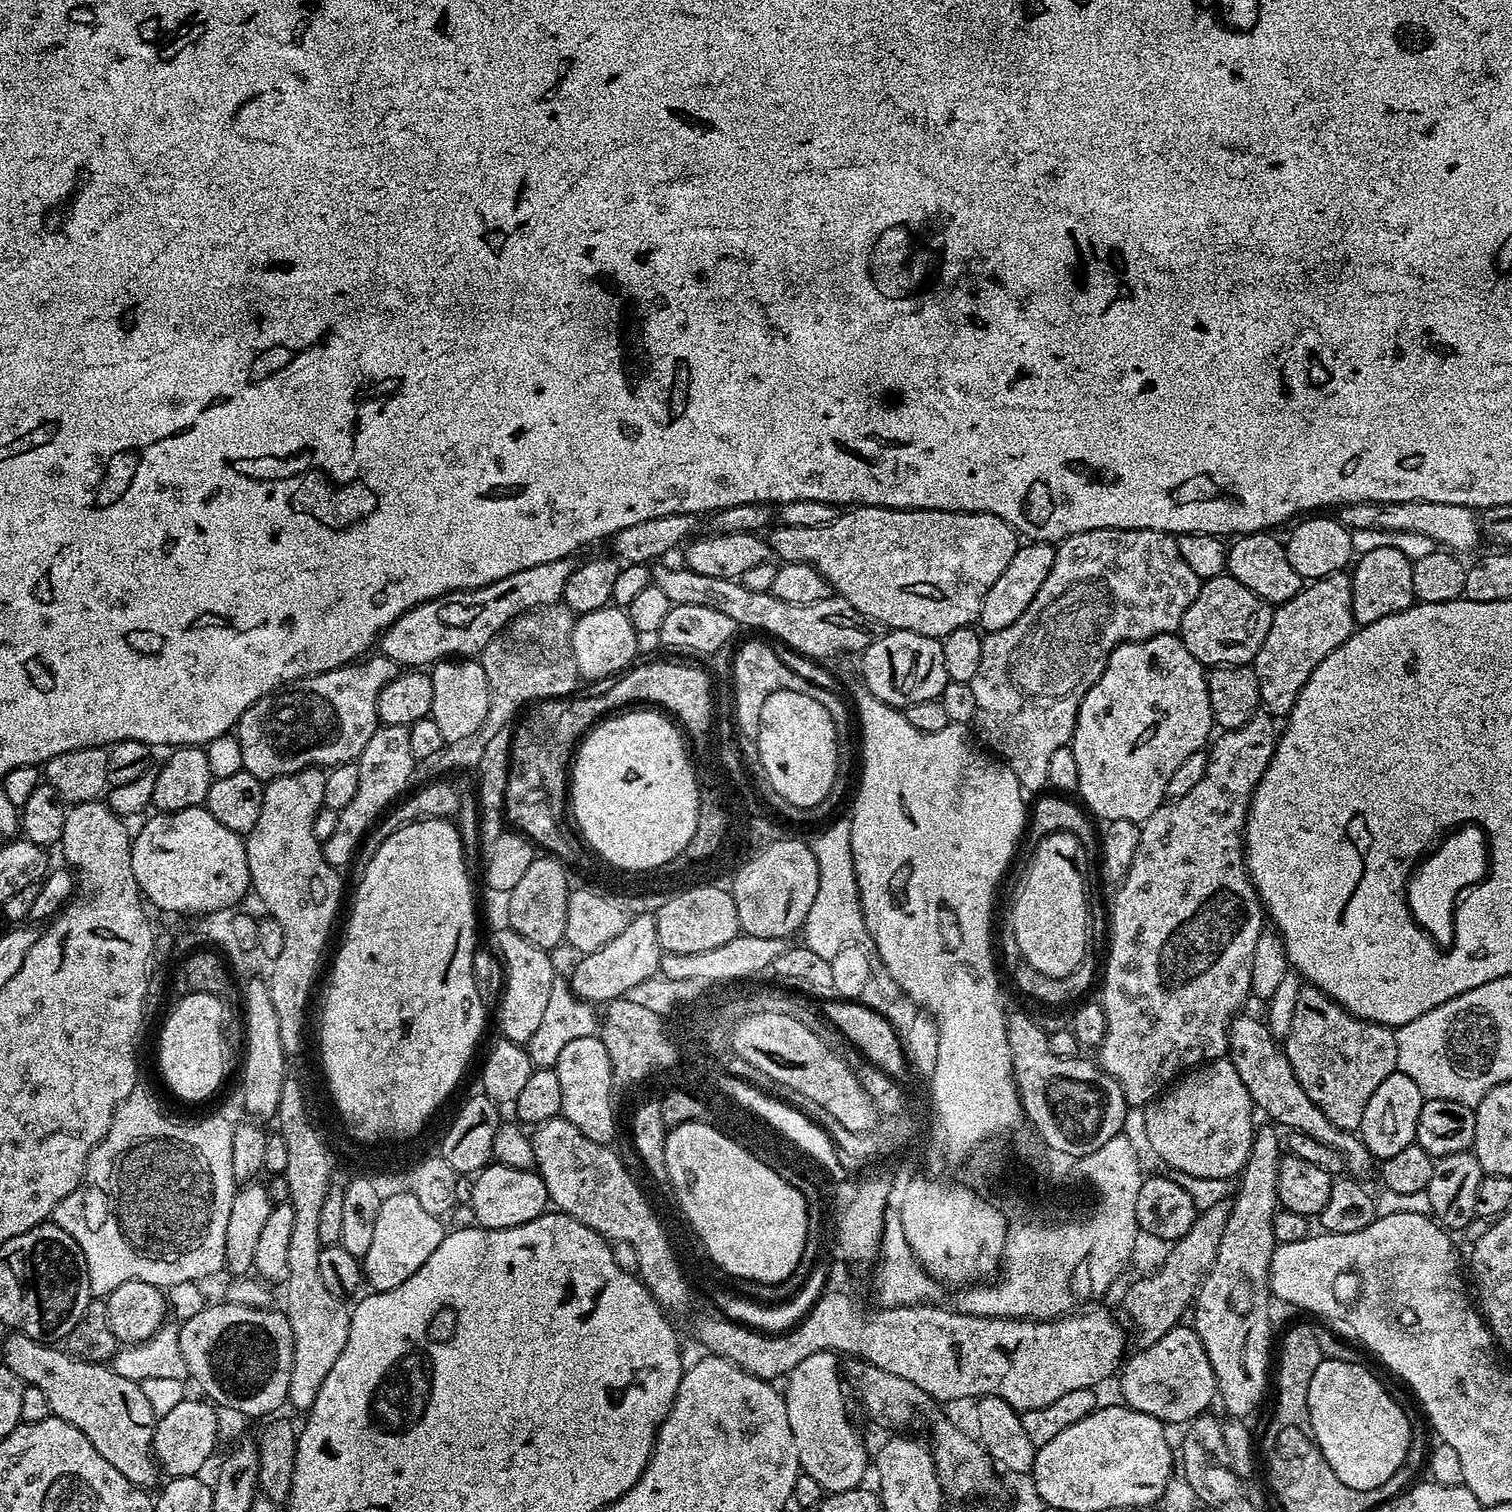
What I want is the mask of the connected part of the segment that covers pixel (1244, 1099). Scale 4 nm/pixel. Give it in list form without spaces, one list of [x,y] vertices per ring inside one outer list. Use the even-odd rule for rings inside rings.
[[[1227,1058],[1210,1060],[1181,1075],[1159,1099],[1143,1109],[1144,1136],[1157,1158],[1169,1169],[1185,1171],[1198,1178],[1229,1179],[1244,1169],[1250,1154],[1254,1131],[1252,1112],[1254,1105],[1246,1086],[1242,1086],[1242,1078],[1238,1078],[1238,1070],[1234,1070]]]

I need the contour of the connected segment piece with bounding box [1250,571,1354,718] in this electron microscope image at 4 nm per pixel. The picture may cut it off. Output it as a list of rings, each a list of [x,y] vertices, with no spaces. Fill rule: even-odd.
[[[1347,571],[1311,581],[1290,602],[1279,605],[1273,611],[1270,630],[1266,630],[1266,642],[1250,665],[1258,678],[1263,711],[1273,718],[1287,717],[1318,662],[1342,646],[1353,631],[1352,577]]]

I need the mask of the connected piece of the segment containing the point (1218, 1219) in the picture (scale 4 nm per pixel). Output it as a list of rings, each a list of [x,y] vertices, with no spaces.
[[[1222,1200],[1215,1206],[1198,1212],[1190,1230],[1169,1247],[1171,1249],[1162,1266],[1149,1280],[1144,1282],[1136,1280],[1127,1288],[1122,1298],[1122,1306],[1136,1330],[1139,1345],[1148,1347],[1183,1319],[1182,1314],[1187,1306],[1189,1309],[1193,1303],[1201,1280],[1207,1275],[1214,1258],[1217,1257],[1218,1245],[1226,1228],[1230,1208],[1231,1203]]]

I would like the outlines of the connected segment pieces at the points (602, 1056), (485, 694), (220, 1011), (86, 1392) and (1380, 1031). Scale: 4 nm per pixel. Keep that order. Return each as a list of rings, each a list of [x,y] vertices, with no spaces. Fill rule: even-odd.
[[[599,1035],[577,1038],[562,1049],[562,1054],[554,1065],[558,1074],[558,1086],[562,1086],[563,1119],[569,1120],[586,1138],[599,1144],[611,1145],[616,1136],[616,1112],[612,1109],[612,1067],[610,1054],[606,1054],[606,1046],[602,1046]]]
[[[449,658],[431,665],[430,675],[434,684],[434,706],[430,718],[438,722],[442,738],[449,744],[471,740],[486,722],[490,706],[490,686],[486,682],[486,670],[482,670],[480,661],[476,658]]]
[[[188,992],[168,1012],[160,1032],[160,1072],[168,1088],[184,1100],[204,1100],[220,1088],[224,1080],[224,1003],[221,997],[205,992]]]
[[[12,1332],[5,1338],[2,1364],[25,1386],[42,1390],[50,1402],[52,1415],[82,1430],[82,1434],[90,1438],[90,1446],[94,1446],[118,1474],[145,1490],[151,1489],[158,1477],[158,1465],[152,1454],[152,1429],[158,1417],[150,1410],[150,1402],[146,1402],[146,1394],[142,1394],[137,1381],[122,1378],[122,1374],[108,1364],[82,1362],[69,1356],[63,1347],[26,1338],[21,1332]]]
[[[1311,986],[1301,987],[1298,994],[1298,1002],[1295,1003],[1294,1018],[1291,1019],[1290,1032],[1287,1039],[1283,1041],[1282,1051],[1287,1054],[1290,1066],[1294,1070],[1294,1074],[1298,1078],[1298,1082],[1302,1086],[1302,1090],[1306,1090],[1306,1094],[1310,1098],[1310,1102],[1314,1102],[1314,1106],[1318,1106],[1318,1110],[1322,1110],[1322,1114],[1334,1122],[1334,1126],[1344,1128],[1347,1132],[1356,1132],[1362,1122],[1362,1114],[1366,1114],[1366,1102],[1370,1102],[1374,1090],[1378,1090],[1378,1086],[1382,1086],[1382,1082],[1386,1082],[1386,1078],[1390,1078],[1392,1072],[1397,1071],[1396,1063],[1398,1062],[1398,1046],[1396,1045],[1396,1033],[1393,1029],[1388,1028],[1385,1024],[1375,1024],[1369,1020],[1359,1020],[1358,1017],[1352,1016],[1335,1000],[1331,1000],[1329,996],[1320,988]]]

